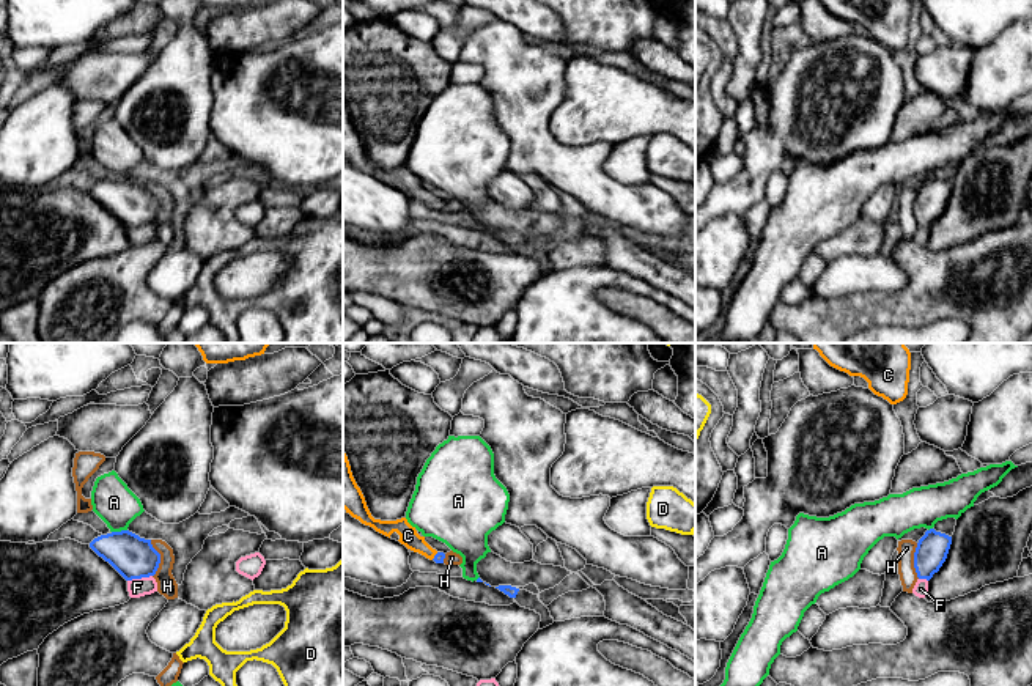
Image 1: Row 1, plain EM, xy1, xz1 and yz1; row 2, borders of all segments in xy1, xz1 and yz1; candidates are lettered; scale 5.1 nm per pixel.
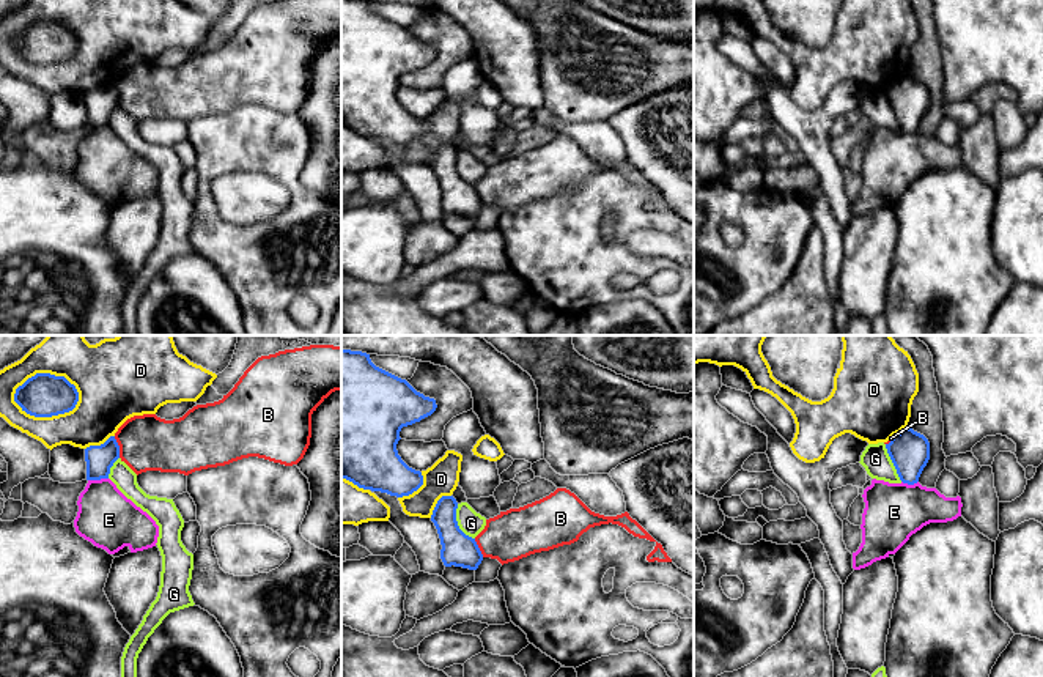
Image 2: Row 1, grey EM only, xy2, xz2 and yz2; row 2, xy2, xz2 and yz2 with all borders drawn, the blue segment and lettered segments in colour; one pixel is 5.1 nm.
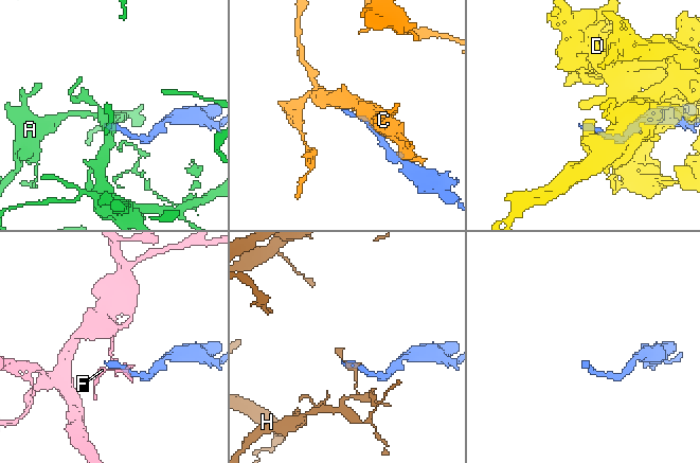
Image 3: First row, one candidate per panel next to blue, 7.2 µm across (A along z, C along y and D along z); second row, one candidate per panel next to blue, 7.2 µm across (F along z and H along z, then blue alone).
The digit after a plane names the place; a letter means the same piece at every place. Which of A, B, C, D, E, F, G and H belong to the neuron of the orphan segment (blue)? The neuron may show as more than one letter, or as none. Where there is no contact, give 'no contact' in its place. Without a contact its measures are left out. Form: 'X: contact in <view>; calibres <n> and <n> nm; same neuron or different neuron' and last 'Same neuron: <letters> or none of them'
A: contact in xy1; calibres 220 and 220 nm; different neuron
B: contact in xy2; calibres 140 and 280 nm; different neuron
C: contact in xz1; calibres 50 and 100 nm; same neuron
D: contact in xy2; calibres 220 and 260 nm; different neuron
E: contact in xy2; calibres 140 and 300 nm; different neuron
F: contact in xy1; calibres 220 and 100 nm; different neuron
G: contact in xz2; calibres 170 and 120 nm; different neuron
H: contact in xy1; calibres 220 and 100 nm; different neuron
Same neuron: C

